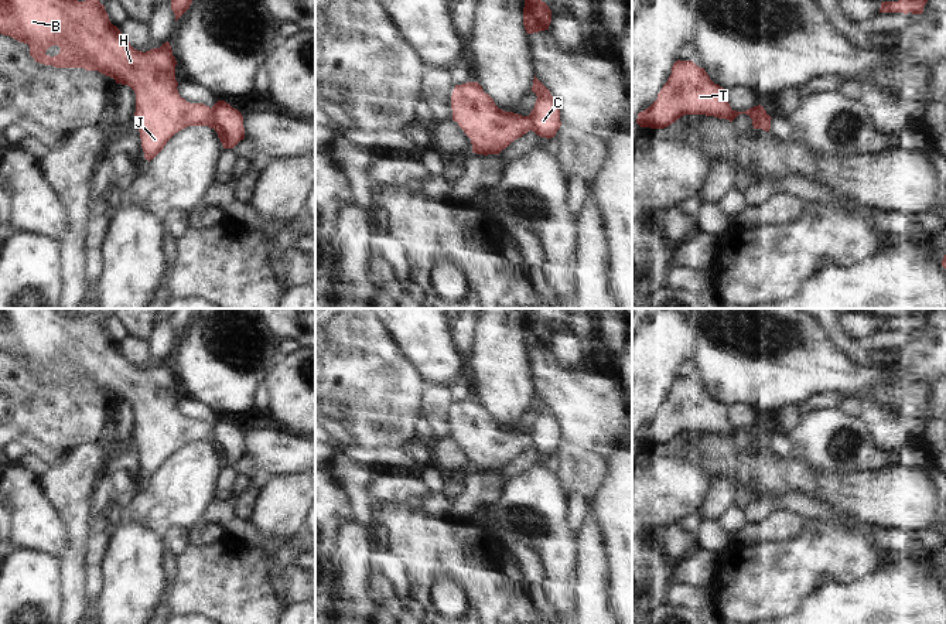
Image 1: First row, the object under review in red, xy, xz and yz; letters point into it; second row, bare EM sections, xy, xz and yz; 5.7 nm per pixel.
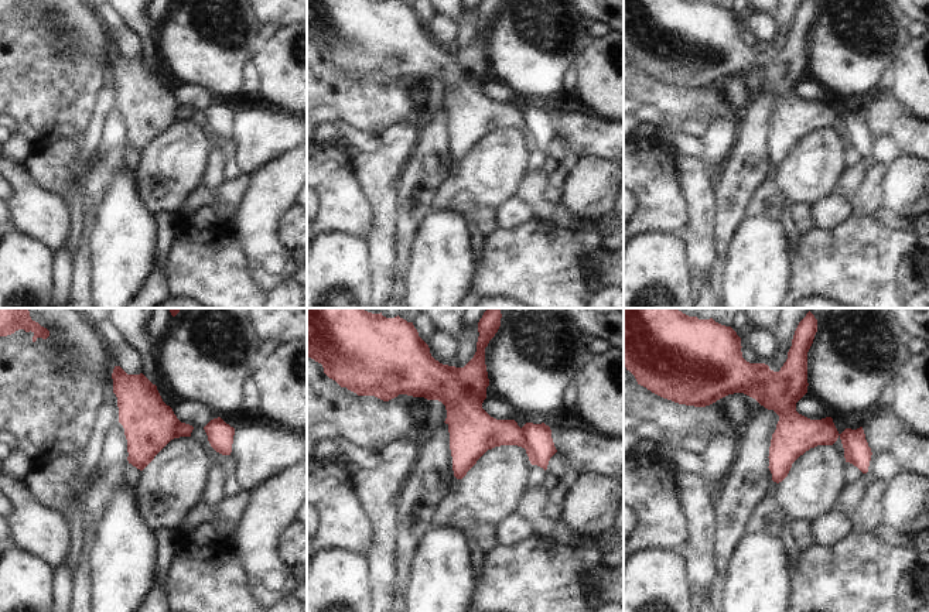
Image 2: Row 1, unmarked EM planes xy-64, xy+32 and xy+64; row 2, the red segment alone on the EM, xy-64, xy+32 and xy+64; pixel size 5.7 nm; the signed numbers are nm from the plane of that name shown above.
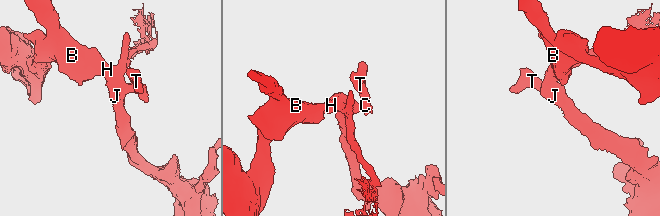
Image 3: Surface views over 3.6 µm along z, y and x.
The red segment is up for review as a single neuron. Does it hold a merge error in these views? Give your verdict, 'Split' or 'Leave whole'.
Split.

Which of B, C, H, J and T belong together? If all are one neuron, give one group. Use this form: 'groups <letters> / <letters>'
groups B H J / C T

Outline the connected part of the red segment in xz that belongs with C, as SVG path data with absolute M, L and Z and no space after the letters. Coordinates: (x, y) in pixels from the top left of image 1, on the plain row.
M536 392L532 409L537 413L535 424L529 432L532 449L540 454L551 456L561 443L560 426L550 408L536 395Z

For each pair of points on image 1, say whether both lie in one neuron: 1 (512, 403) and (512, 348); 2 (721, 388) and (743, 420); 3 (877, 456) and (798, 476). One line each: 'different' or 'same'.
1: same
2: different
3: different

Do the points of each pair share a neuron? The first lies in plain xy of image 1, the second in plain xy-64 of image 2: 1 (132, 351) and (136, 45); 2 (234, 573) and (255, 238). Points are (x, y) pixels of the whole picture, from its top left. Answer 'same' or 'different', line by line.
1: same
2: different

